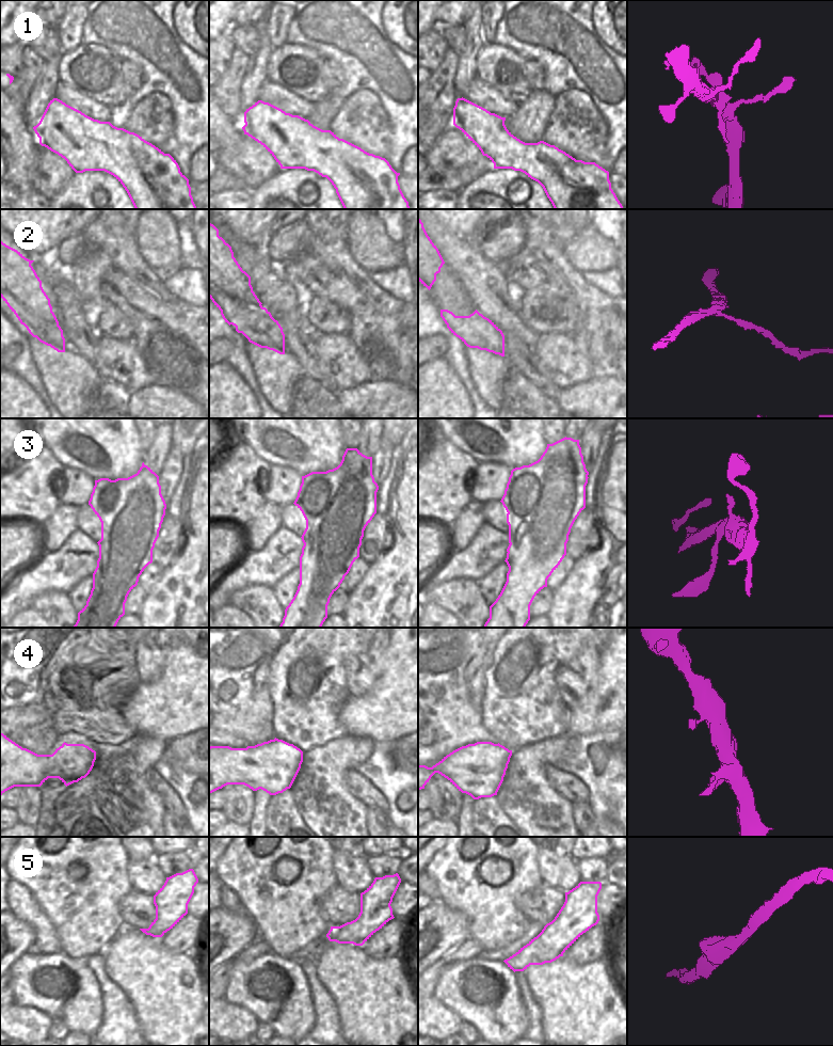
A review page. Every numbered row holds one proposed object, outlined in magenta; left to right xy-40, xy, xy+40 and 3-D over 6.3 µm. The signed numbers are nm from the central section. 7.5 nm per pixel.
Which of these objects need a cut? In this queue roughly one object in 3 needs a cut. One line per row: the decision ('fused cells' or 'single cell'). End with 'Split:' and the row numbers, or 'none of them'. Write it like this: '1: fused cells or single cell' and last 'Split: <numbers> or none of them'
1: single cell
2: fused cells
3: single cell
4: single cell
5: single cell
Split: 2

